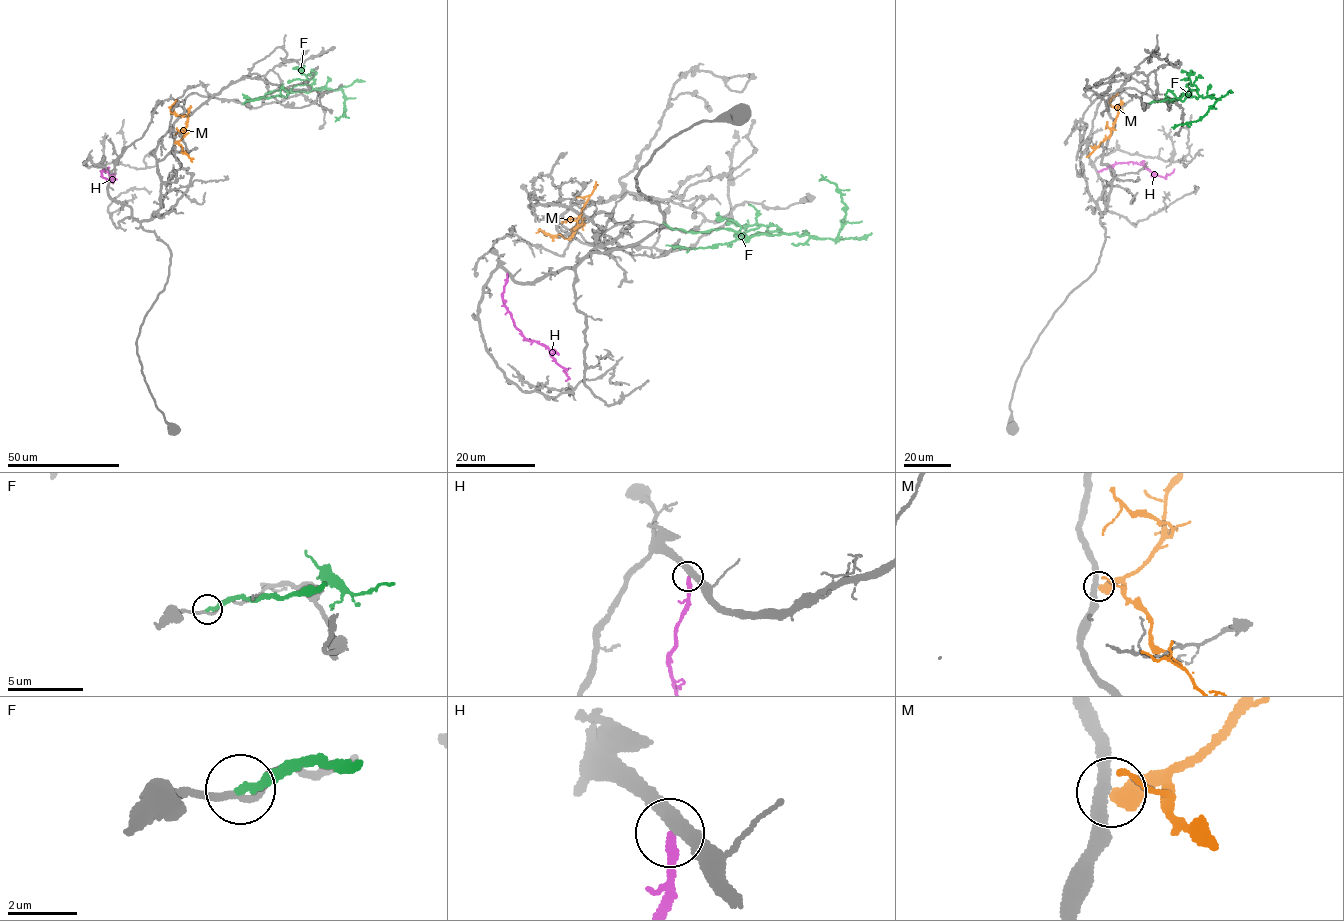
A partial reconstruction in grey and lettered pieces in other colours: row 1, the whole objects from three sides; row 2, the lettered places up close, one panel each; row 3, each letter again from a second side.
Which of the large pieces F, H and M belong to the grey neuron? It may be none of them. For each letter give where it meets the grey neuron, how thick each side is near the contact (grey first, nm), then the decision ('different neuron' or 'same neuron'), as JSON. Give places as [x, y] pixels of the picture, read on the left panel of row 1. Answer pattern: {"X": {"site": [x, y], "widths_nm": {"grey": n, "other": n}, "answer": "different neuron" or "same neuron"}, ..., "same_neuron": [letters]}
{"F": {"site": [243, 103], "widths_nm": {"grey": 190, "other": 240}, "answer": "different neuron"}, "H": {"site": [109, 180], "widths_nm": {"grey": 400, "other": 260}, "answer": "same neuron"}, "M": {"site": [174, 142], "widths_nm": {"grey": 360, "other": 500}, "answer": "different neuron"}, "same_neuron": ["H"]}

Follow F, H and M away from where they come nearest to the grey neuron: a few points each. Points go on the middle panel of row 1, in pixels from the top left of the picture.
F: (663, 223), (698, 231), (731, 228), (745, 236), (787, 233), (835, 239), (846, 207), (835, 185), (821, 175)
H: (507, 273), (502, 296), (514, 324), (525, 338), (549, 349), (554, 360), (565, 368), (569, 378), (565, 381)
M: (573, 229), (581, 224), (565, 239), (538, 230), (547, 235)

